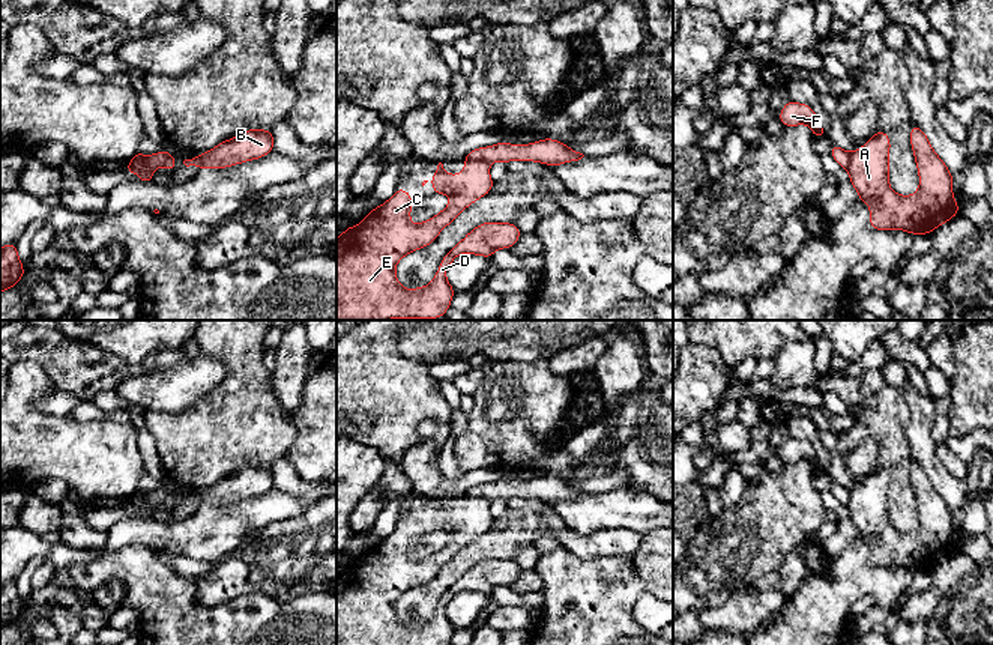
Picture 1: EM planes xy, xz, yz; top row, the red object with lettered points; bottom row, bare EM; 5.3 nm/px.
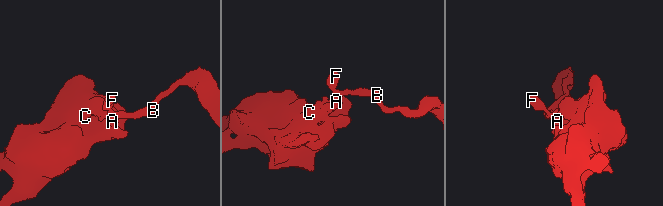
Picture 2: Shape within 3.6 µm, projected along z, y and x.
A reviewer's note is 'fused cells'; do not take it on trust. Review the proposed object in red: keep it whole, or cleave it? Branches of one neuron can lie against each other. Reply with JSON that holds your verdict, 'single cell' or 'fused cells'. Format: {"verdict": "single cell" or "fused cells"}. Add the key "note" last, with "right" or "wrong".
{"verdict": "fused cells", "note": "right"}

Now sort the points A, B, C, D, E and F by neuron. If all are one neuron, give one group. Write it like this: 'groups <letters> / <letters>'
groups A C D E / B F

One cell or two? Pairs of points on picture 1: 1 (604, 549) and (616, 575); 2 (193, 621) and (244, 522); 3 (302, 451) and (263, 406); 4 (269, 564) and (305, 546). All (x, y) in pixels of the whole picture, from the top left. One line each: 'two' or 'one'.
1: two
2: two
3: two
4: one

